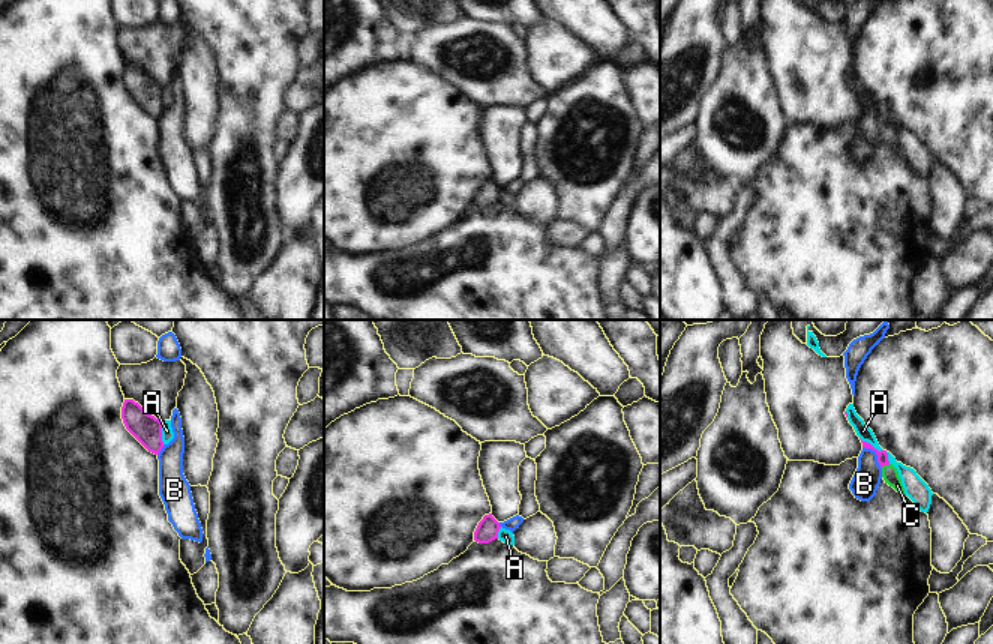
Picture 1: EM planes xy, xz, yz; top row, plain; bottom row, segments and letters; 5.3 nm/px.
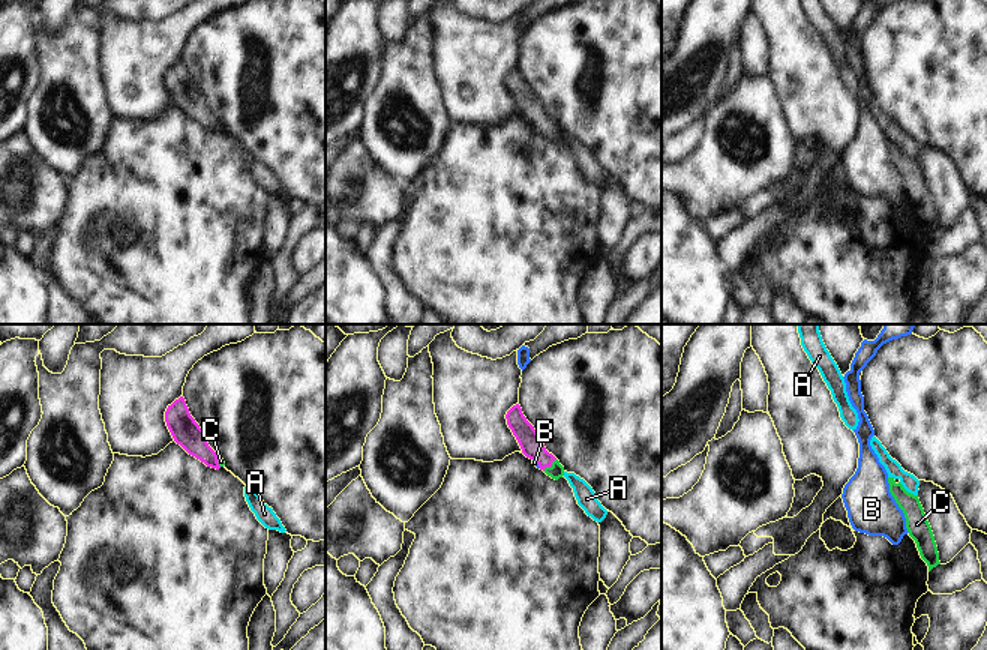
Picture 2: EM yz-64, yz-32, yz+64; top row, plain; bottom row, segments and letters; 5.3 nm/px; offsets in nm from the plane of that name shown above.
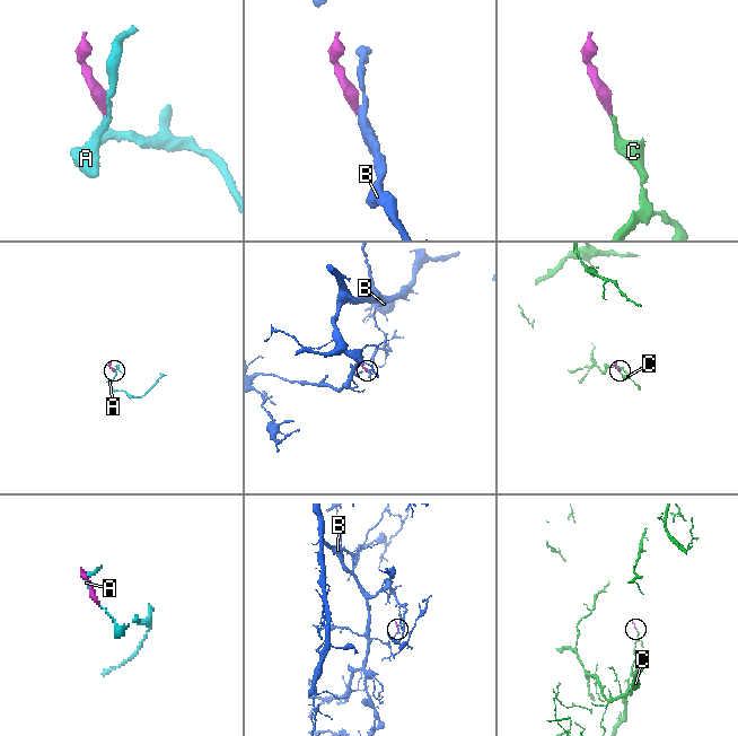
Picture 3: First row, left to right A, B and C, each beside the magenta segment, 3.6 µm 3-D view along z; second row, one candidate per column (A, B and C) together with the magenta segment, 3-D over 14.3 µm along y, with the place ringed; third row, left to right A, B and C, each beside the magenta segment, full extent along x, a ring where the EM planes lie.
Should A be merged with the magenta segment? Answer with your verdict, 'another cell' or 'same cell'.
another cell

